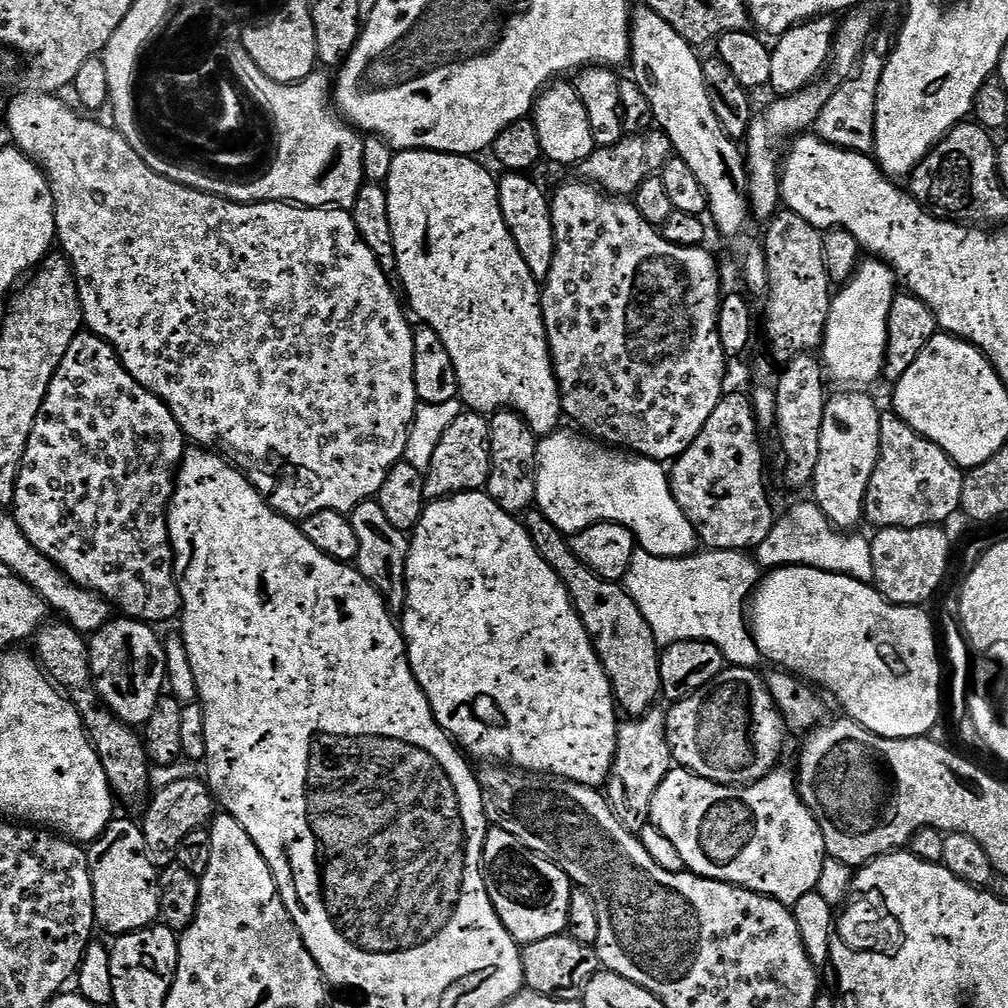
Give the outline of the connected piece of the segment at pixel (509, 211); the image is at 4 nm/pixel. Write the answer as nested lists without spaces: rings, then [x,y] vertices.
[[[510,172],[499,177],[496,189],[502,218],[518,246],[518,254],[522,254],[526,266],[530,266],[530,274],[534,274],[537,282],[542,282],[550,274],[550,266],[554,262],[556,239],[549,193],[544,193],[532,178],[522,172]]]

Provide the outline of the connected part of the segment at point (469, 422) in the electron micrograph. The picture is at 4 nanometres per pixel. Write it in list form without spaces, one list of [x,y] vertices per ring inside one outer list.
[[[471,410],[461,411],[458,418],[442,434],[442,442],[438,442],[438,450],[434,450],[434,462],[430,462],[430,470],[424,473],[425,501],[444,500],[447,496],[457,496],[459,492],[478,492],[487,485],[490,478],[490,430],[489,417],[483,412]]]

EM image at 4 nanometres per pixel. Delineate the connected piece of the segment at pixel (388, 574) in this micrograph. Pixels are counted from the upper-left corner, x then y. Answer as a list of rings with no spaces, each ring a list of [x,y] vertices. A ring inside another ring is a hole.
[[[373,498],[359,504],[350,513],[354,534],[358,534],[358,554],[354,566],[380,592],[380,597],[388,604],[389,612],[403,613],[408,587],[406,586],[406,558],[409,537],[398,526],[392,525],[382,511],[379,499]]]

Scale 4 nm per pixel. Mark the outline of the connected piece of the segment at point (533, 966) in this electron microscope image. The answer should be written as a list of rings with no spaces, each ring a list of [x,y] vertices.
[[[567,934],[525,944],[520,957],[526,988],[550,999],[583,1001],[586,986],[590,986],[590,982],[602,970],[595,947],[578,942]]]

